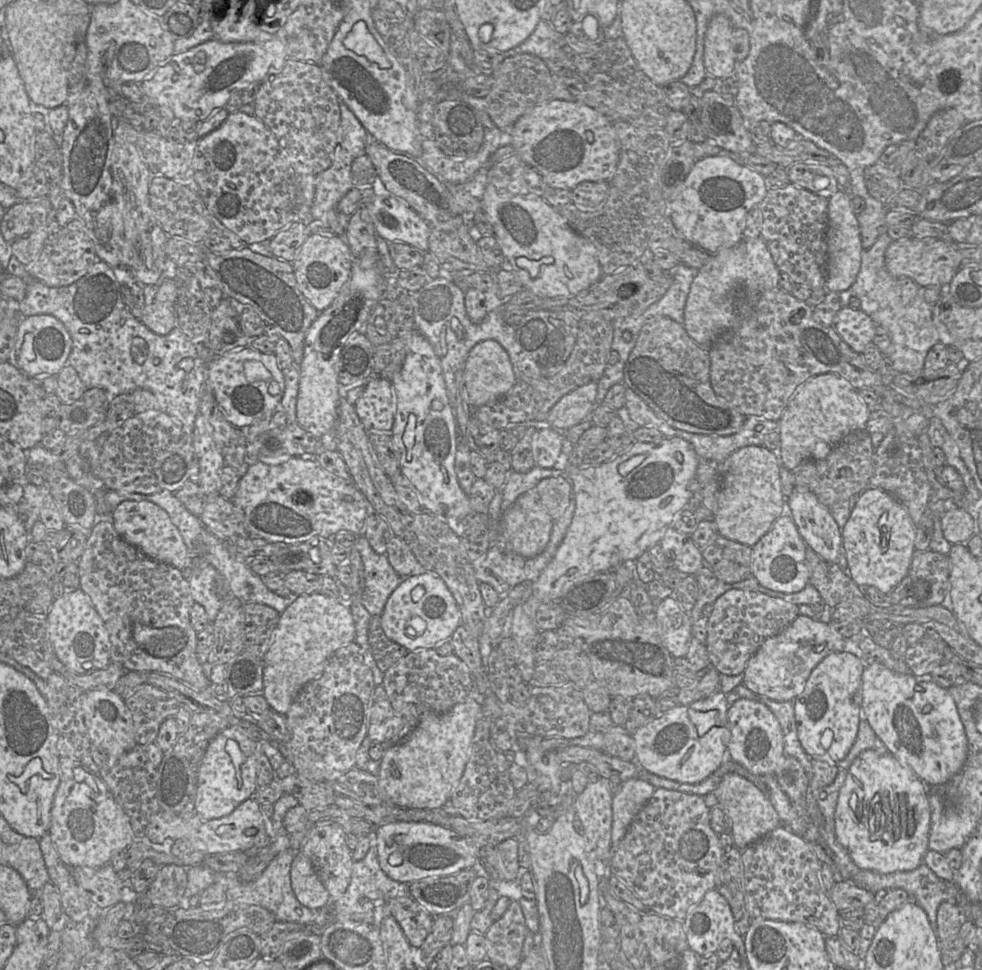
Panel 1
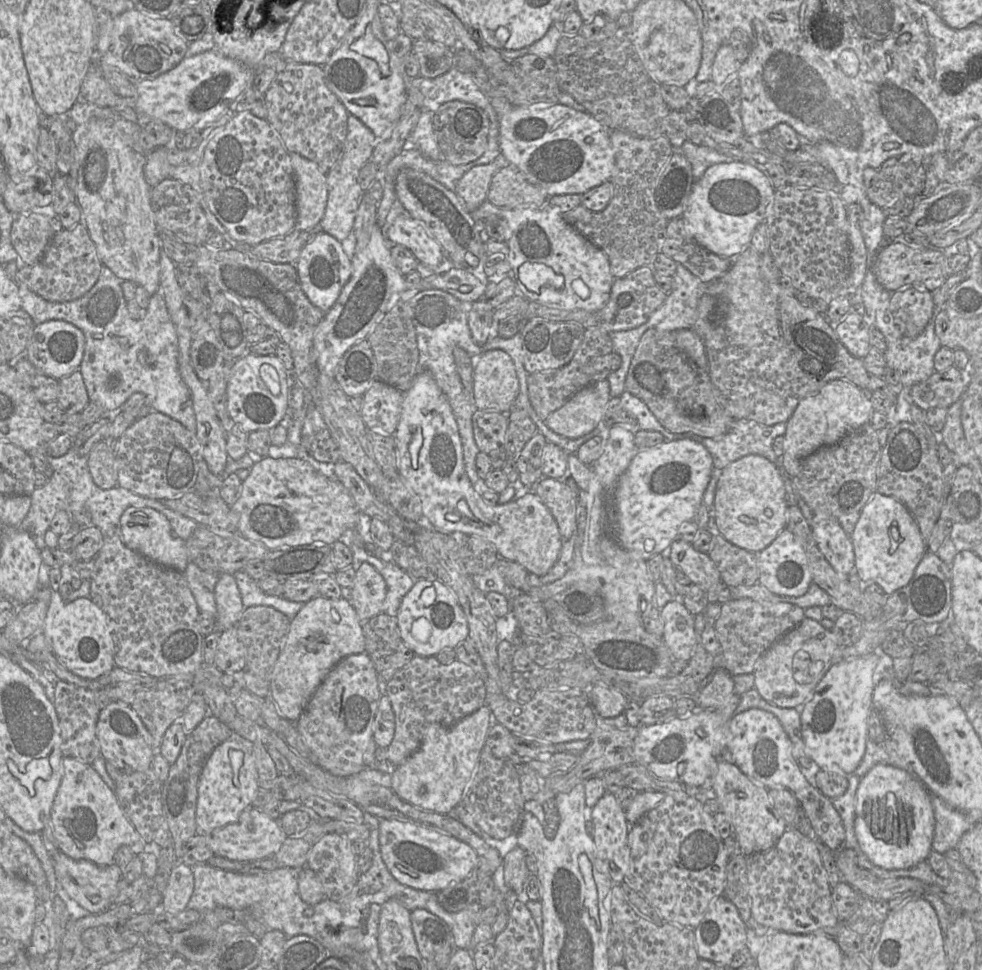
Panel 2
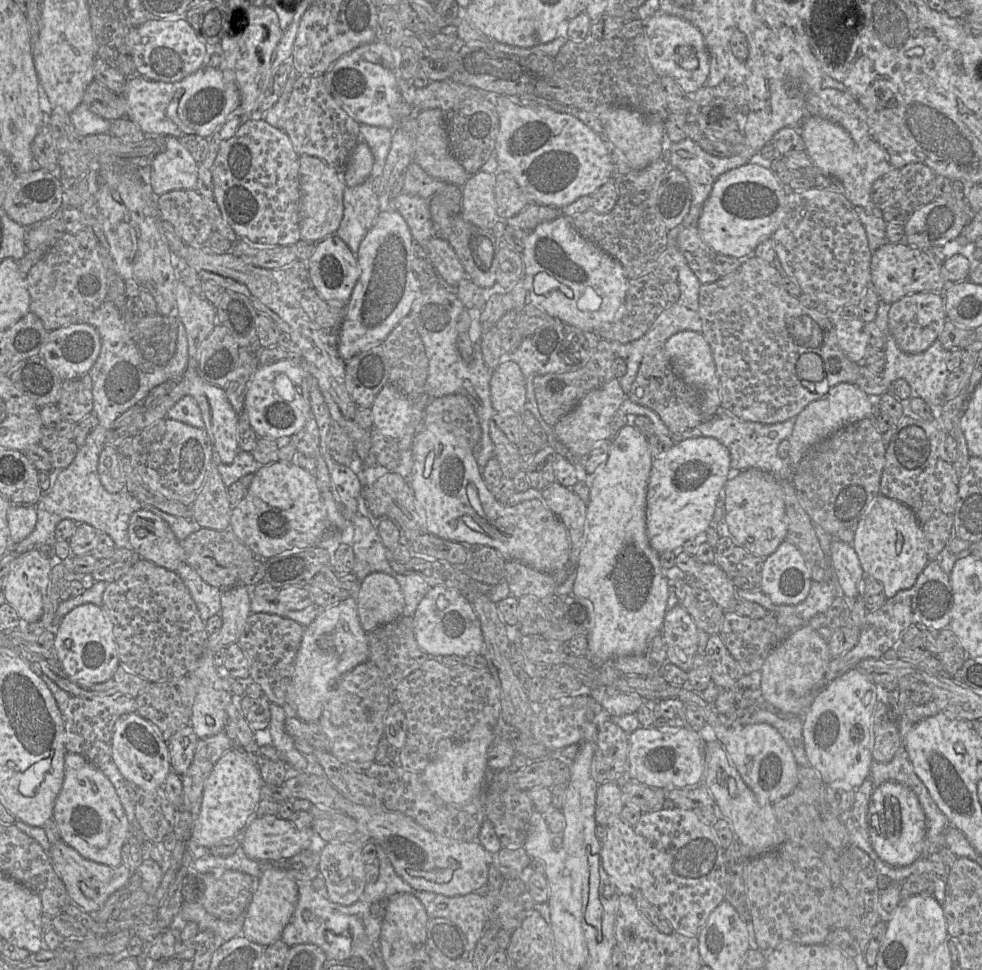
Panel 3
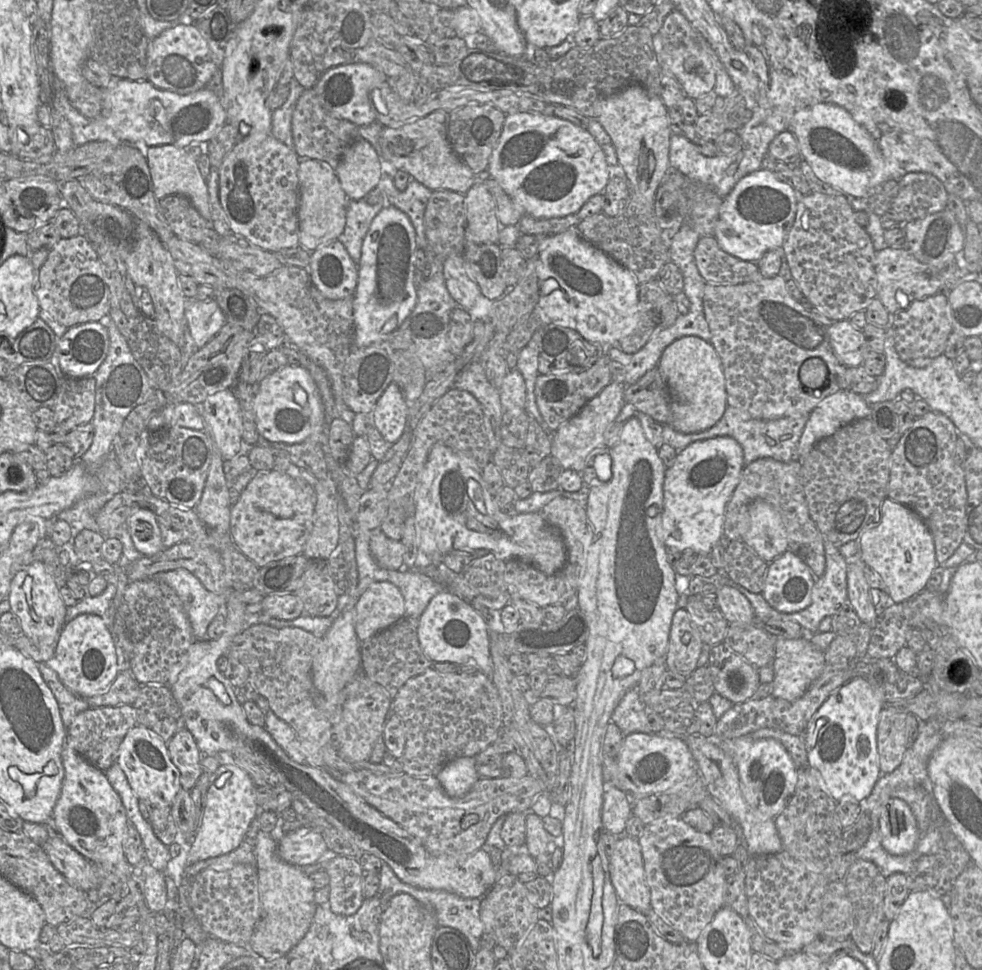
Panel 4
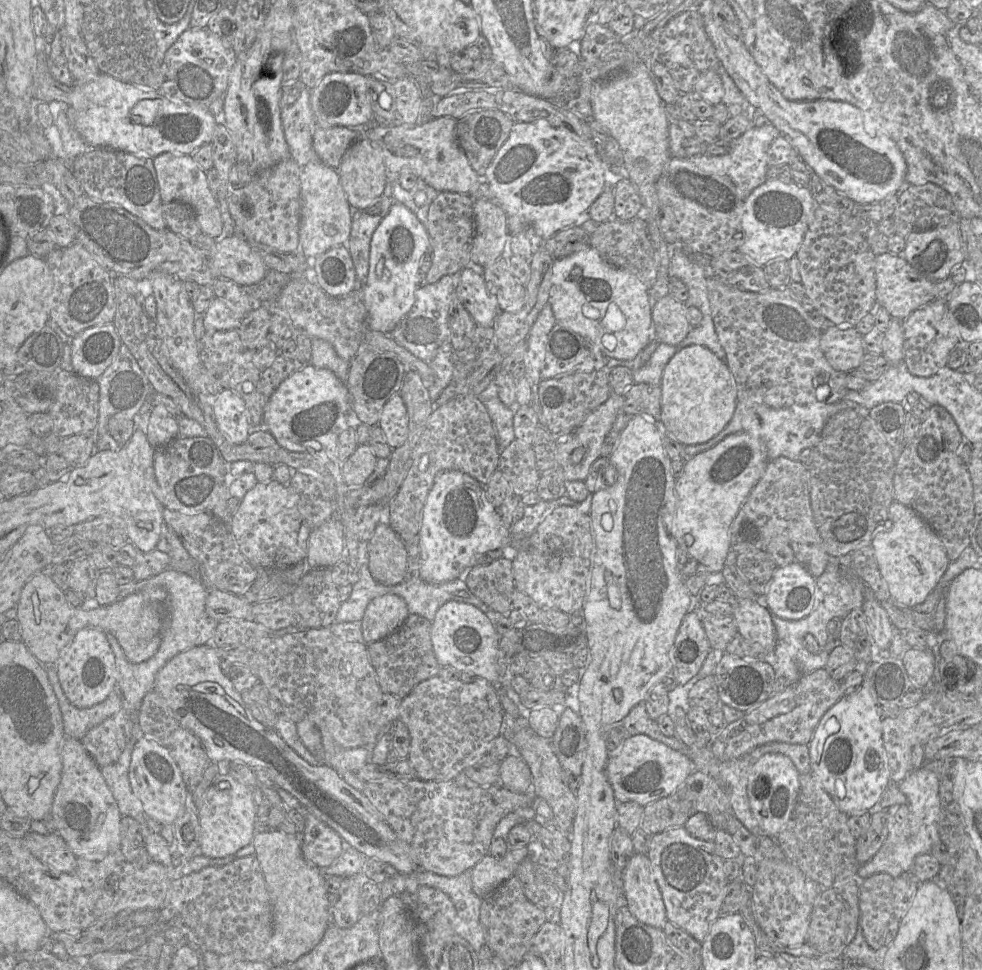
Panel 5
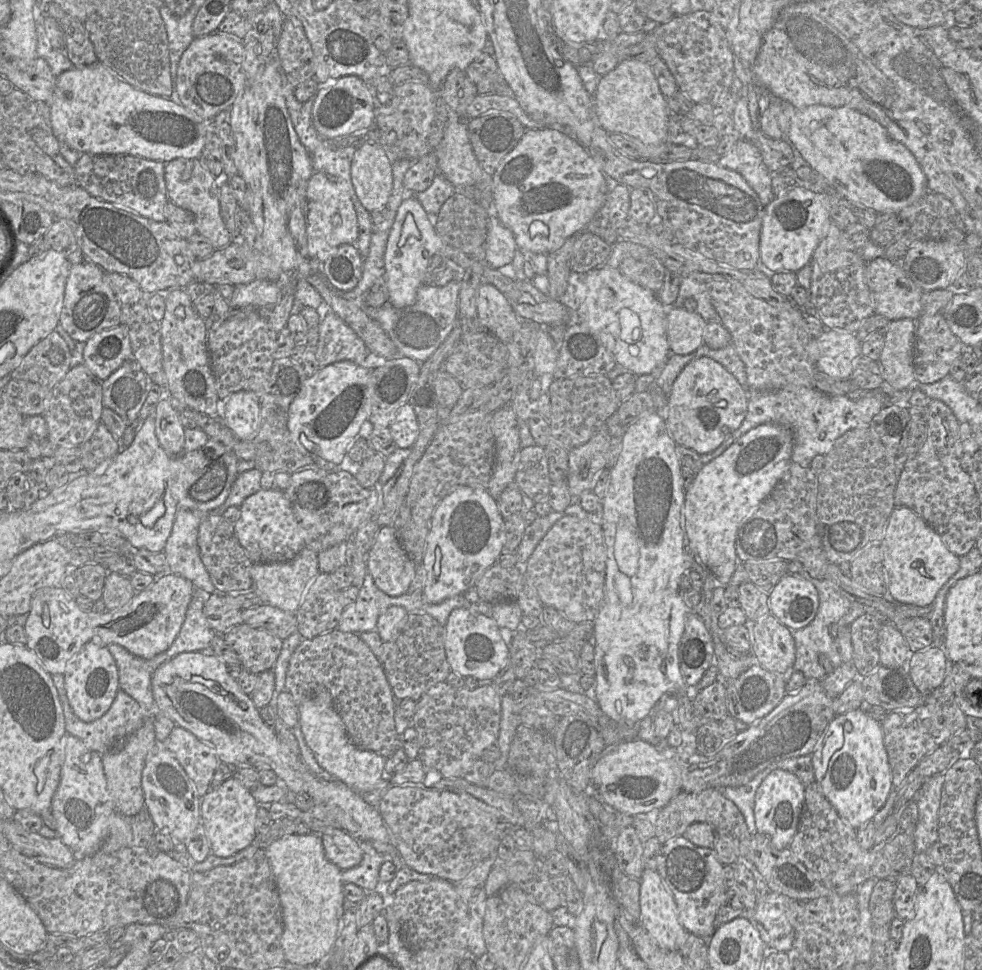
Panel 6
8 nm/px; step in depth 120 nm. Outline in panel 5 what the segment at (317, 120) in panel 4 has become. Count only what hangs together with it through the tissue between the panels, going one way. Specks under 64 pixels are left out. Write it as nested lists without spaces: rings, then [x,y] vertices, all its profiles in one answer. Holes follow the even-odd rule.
[[[317,126],[313,134],[313,148],[320,161],[338,169],[346,152],[363,133],[363,128]]]

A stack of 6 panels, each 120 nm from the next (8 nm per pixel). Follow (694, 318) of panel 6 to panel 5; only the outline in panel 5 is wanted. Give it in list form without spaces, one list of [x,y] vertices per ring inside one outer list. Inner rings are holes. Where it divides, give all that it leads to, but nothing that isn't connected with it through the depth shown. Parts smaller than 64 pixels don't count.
[[[651,288],[648,289],[653,304],[652,320],[656,340],[678,346],[692,329],[687,318],[687,305],[671,295],[657,300],[657,293]]]

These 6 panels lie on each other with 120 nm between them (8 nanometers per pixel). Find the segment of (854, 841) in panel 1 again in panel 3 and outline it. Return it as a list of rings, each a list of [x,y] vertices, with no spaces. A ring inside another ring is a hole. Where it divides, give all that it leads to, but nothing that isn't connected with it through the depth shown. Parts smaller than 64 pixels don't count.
[[[885,782],[874,789],[868,805],[867,828],[874,851],[890,866],[908,866],[924,856],[925,815],[915,793],[901,784]]]

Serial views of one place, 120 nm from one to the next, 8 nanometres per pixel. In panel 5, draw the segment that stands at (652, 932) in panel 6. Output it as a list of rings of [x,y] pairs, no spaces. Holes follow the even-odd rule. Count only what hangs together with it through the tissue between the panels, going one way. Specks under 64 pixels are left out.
[[[633,853],[623,872],[625,905],[641,923],[662,929],[666,922],[665,905],[646,854]]]

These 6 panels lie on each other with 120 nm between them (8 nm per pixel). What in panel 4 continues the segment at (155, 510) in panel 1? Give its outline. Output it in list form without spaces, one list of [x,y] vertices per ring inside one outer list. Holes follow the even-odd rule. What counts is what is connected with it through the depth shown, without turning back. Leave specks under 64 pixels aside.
[[[136,508],[126,518],[131,540],[143,556],[153,556],[164,549],[156,515],[147,508]]]

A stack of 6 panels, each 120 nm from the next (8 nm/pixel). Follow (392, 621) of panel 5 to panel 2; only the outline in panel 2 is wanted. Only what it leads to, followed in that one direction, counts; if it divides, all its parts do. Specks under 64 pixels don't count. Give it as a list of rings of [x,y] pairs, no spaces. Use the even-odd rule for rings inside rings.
[[[363,562],[356,571],[352,587],[351,604],[361,622],[381,612],[387,586],[382,575],[368,562]]]

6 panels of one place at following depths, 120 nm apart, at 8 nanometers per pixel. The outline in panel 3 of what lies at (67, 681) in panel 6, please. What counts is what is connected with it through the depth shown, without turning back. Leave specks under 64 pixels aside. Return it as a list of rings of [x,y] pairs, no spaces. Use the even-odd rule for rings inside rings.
[[[86,603],[73,608],[54,627],[54,635],[59,667],[81,687],[106,682],[120,665],[112,624],[100,606]]]

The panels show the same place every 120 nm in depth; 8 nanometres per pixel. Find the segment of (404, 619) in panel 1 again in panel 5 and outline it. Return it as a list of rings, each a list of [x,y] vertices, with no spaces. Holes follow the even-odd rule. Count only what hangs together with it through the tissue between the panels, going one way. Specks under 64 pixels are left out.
[[[448,601],[436,612],[431,621],[431,641],[441,667],[451,666],[461,672],[471,672],[499,685],[497,654],[500,636],[491,621],[478,608],[459,601]]]

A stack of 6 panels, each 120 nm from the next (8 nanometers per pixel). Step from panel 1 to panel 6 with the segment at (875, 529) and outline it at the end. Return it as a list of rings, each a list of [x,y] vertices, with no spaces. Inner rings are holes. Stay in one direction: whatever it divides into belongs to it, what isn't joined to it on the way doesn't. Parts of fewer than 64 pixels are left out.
[[[896,506],[880,541],[887,593],[897,604],[931,606],[940,588],[958,571],[960,557],[953,554],[940,535],[910,508]]]

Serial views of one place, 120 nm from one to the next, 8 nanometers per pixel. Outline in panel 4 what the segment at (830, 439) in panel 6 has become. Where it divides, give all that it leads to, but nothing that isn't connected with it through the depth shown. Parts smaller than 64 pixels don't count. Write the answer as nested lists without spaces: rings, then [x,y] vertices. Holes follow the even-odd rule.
[[[727,405],[721,419],[711,428],[696,433],[682,433],[675,430],[671,425],[663,425],[662,438],[664,443],[674,447],[679,453],[694,441],[717,436],[729,436],[741,445],[744,465],[759,458],[773,458],[781,462],[790,462],[792,461],[792,450],[798,446],[808,418],[809,415],[794,415],[773,420],[762,420],[751,417],[739,408]]]

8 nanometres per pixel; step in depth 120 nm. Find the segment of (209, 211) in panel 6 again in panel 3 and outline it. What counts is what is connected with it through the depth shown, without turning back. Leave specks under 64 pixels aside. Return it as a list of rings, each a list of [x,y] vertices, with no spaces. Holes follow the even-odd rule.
[[[165,136],[162,150],[150,165],[152,191],[159,196],[172,190],[196,190],[198,163],[190,151],[173,136]]]

